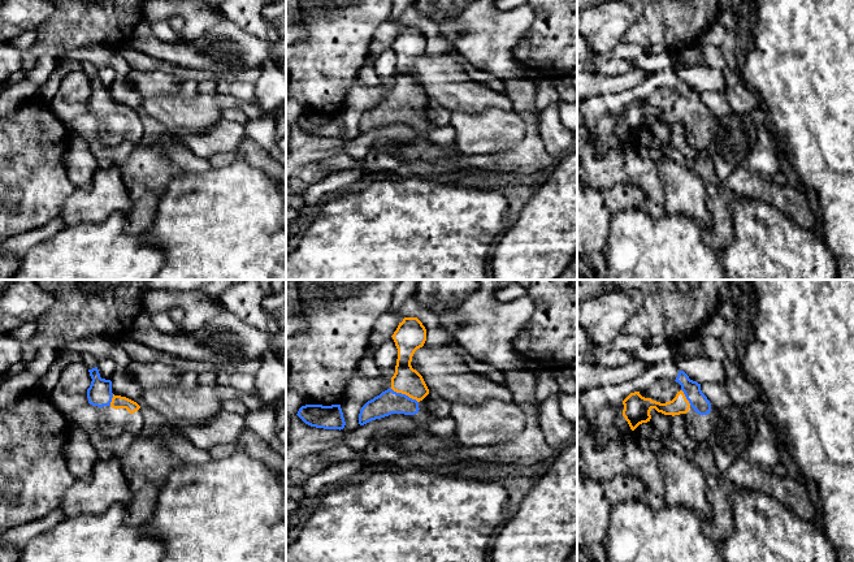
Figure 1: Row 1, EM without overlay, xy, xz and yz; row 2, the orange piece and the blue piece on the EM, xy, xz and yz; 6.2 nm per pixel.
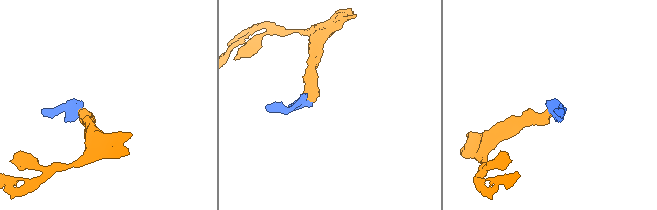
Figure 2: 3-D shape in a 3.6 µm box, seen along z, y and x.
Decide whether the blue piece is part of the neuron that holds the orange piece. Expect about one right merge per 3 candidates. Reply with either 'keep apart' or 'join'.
join

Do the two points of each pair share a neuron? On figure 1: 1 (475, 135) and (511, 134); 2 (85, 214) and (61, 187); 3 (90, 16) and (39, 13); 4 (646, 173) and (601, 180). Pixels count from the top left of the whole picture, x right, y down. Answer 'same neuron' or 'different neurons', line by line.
1: same neuron
2: different neurons
3: different neurons
4: same neuron

